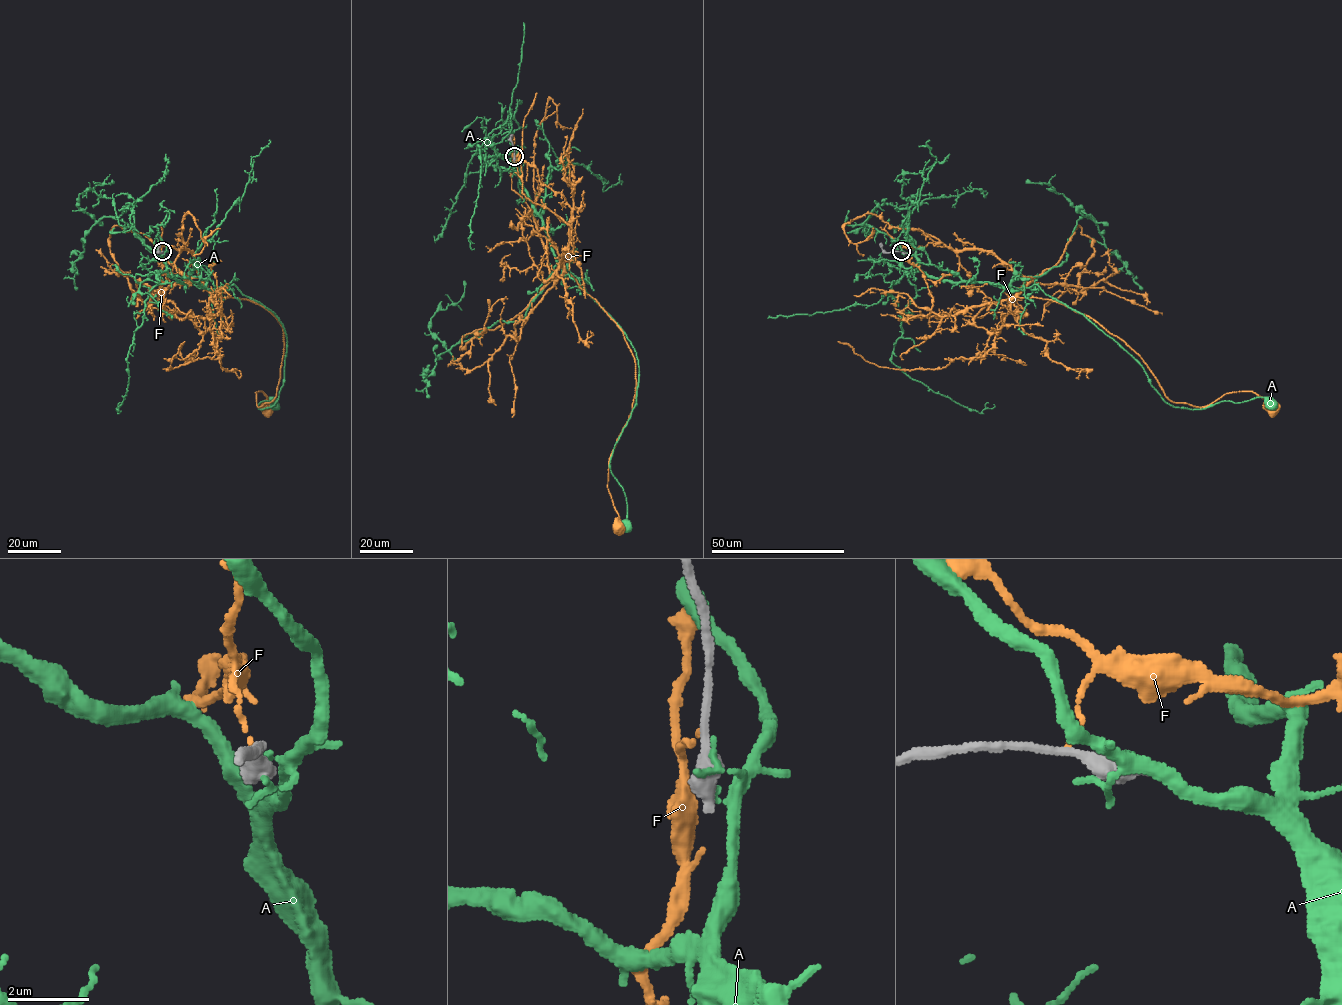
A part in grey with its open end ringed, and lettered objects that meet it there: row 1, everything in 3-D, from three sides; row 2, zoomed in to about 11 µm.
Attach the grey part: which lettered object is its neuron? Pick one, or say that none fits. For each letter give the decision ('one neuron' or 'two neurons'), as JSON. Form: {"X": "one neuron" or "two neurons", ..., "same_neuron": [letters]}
{"A": "two neurons", "F": "one neuron", "same_neuron": ["F"]}

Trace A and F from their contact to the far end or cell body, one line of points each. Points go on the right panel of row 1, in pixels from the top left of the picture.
A: (903, 254), (941, 279), (1019, 290), (1036, 284), (1112, 338), (1175, 407), (1260, 397), (1268, 402)
F: (901, 252), (933, 242), (995, 254), (1023, 277), (1017, 296), (1102, 325), (1173, 401), (1252, 391), (1274, 405)

